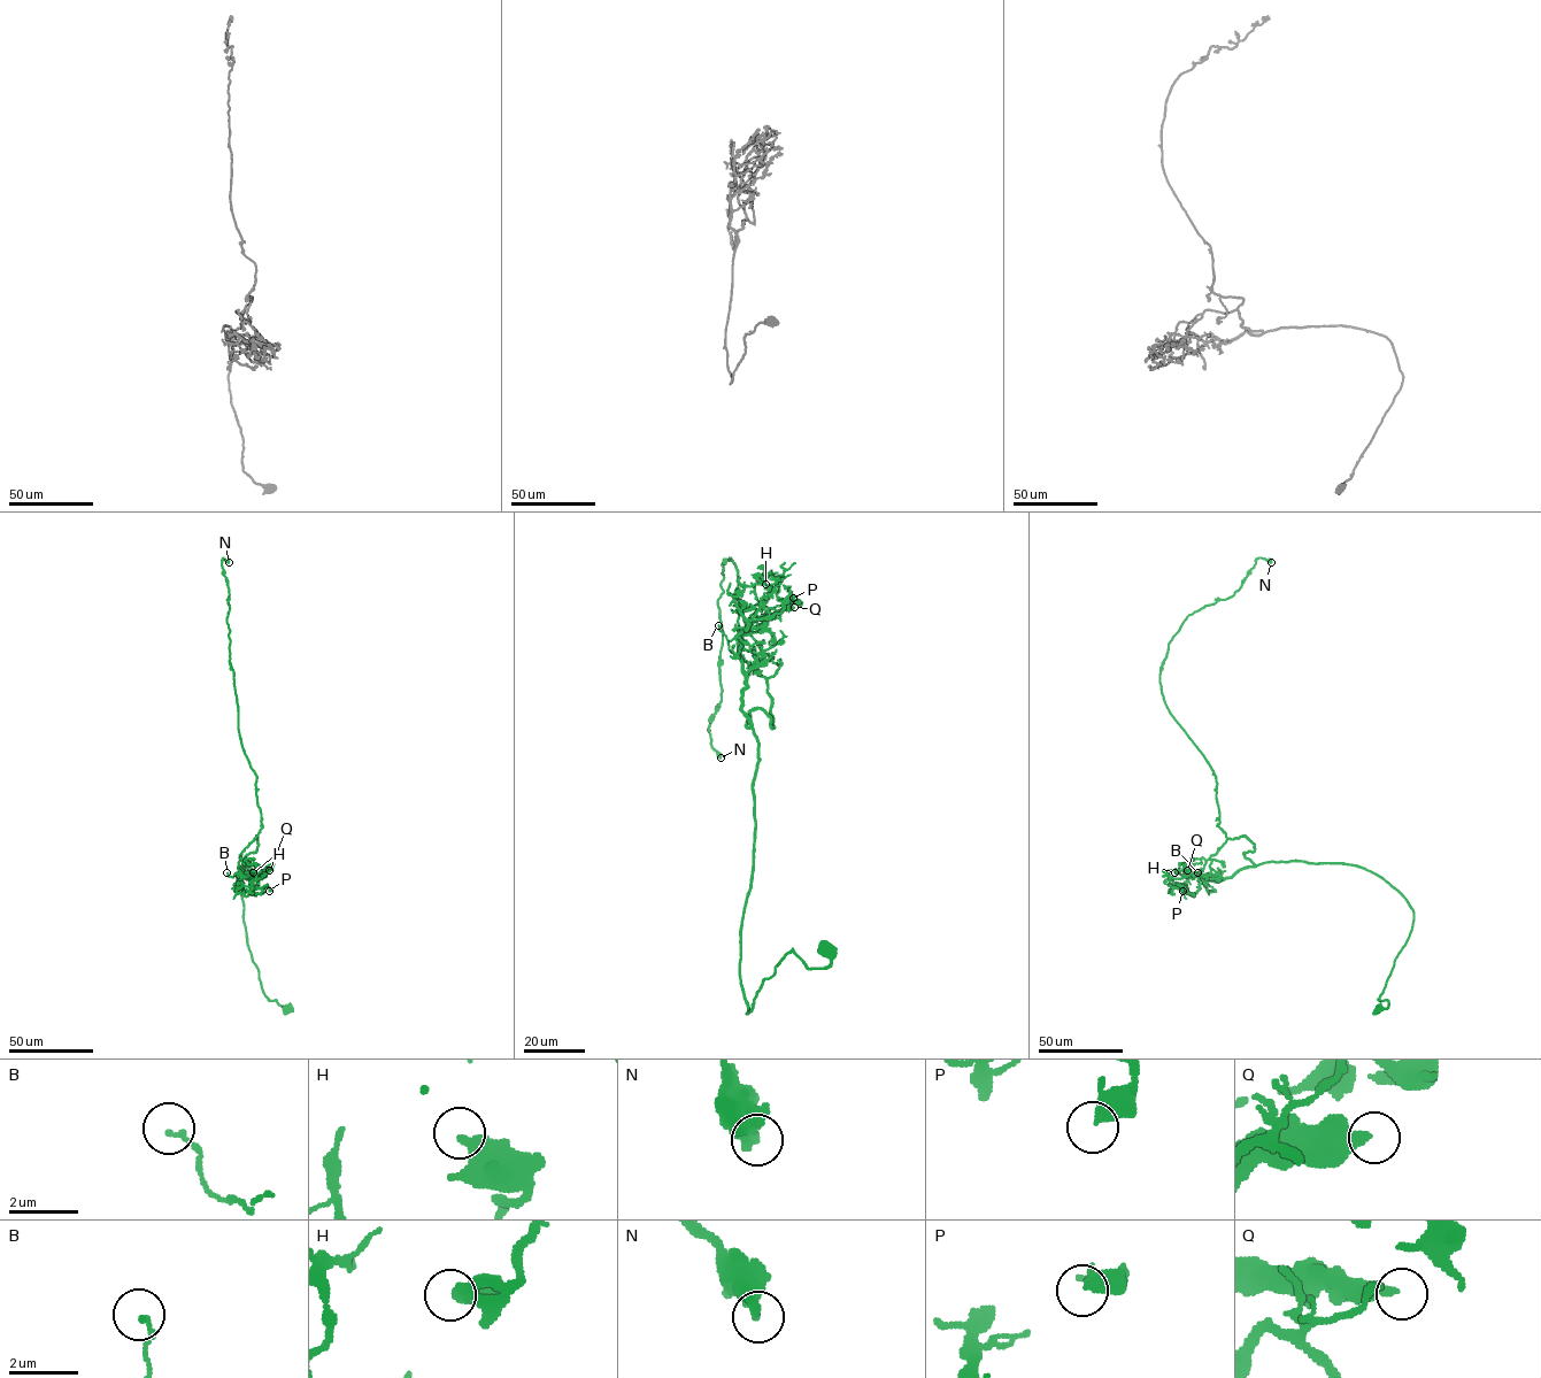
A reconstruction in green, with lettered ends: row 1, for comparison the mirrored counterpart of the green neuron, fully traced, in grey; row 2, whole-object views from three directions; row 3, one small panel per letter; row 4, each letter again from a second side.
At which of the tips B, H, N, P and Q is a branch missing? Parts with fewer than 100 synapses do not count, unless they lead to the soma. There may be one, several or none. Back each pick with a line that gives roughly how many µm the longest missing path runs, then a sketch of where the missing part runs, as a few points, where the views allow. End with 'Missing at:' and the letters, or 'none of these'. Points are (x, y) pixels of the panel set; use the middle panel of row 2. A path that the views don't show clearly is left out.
Missing at: none of these

